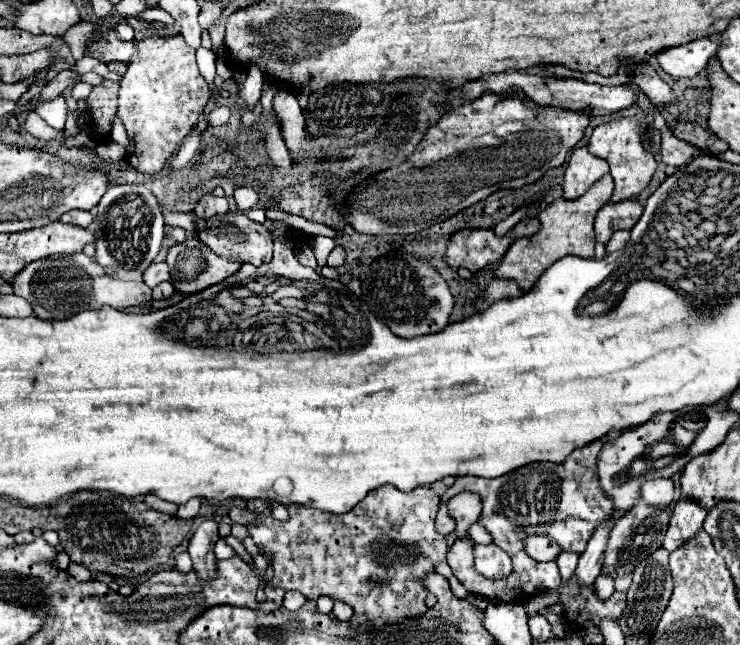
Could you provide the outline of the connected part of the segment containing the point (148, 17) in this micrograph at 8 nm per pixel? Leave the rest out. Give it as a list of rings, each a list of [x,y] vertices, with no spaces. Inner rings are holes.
[[[161,8],[146,9],[142,12],[144,21],[158,21],[166,25],[174,23],[174,18]]]

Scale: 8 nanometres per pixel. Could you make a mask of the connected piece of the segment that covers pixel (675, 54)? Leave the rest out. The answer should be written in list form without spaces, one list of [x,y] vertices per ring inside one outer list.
[[[702,38],[692,40],[690,44],[664,48],[656,54],[656,60],[660,68],[672,78],[694,78],[706,68],[708,60],[712,58],[712,54],[716,54],[716,50],[716,42],[712,42],[710,38]]]

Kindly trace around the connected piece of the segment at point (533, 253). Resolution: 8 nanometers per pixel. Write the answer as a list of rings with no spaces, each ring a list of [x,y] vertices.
[[[604,176],[594,188],[590,188],[582,198],[578,200],[556,200],[550,204],[546,210],[538,214],[540,220],[540,232],[536,232],[530,238],[518,238],[512,242],[512,246],[506,250],[502,256],[498,268],[496,268],[496,278],[510,278],[514,280],[520,290],[530,290],[536,280],[542,276],[542,272],[552,266],[556,260],[564,256],[582,256],[582,258],[592,258],[594,256],[594,216],[596,212],[610,200],[612,196],[612,176]]]

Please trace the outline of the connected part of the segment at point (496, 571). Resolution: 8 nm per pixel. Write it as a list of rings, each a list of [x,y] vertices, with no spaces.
[[[474,546],[474,560],[478,572],[482,572],[486,578],[502,578],[510,574],[510,556],[502,552],[498,546]]]

